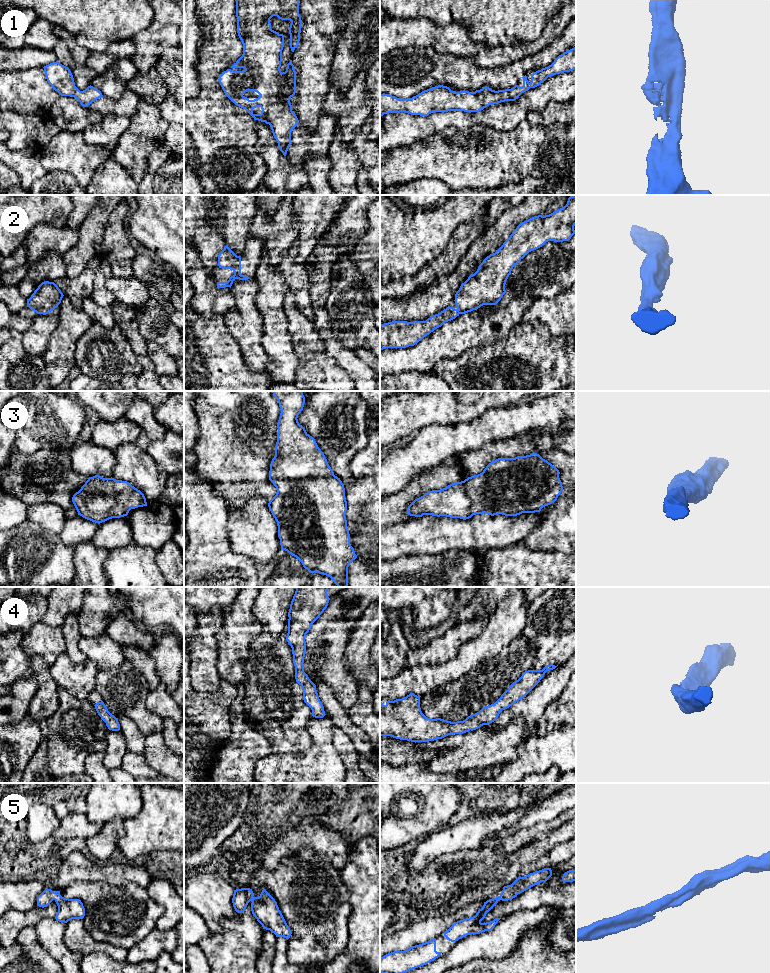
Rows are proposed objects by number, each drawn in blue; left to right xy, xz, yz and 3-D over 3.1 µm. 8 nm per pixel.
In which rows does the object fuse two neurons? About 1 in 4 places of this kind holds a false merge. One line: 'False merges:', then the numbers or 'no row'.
False merges: no row

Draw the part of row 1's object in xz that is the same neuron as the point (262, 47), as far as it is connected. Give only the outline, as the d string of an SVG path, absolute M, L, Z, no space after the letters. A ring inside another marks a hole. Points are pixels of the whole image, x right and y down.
M236 0L237 33L243 44L242 56L219 76L219 83L225 95L237 106L245 109L254 120L269 124L280 151L286 156L291 143L291 132L299 123L292 110L290 99L296 93L296 71L292 60L285 72L280 70L284 35L271 29L270 19L277 16L290 20L290 48L292 52L300 41L302 20L299 14L299 0ZM255 91L260 96L249 100L243 94Z

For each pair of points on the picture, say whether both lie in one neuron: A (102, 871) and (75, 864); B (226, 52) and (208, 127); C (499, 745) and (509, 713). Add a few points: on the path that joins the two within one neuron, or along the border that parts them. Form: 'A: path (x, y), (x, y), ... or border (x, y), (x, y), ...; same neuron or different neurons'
A: path (95, 871), (89, 871), (82, 867); same neuron
B: path (209, 71), (209, 108); same neuron
C: border (527, 726), (514, 717), (482, 728); different neurons

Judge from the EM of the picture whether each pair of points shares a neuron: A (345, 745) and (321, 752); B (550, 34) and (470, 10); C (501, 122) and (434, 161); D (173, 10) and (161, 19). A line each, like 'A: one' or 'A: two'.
A: two
B: two
C: two
D: one

